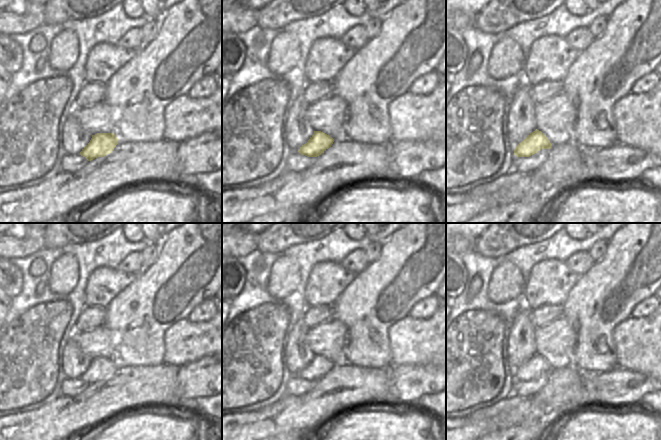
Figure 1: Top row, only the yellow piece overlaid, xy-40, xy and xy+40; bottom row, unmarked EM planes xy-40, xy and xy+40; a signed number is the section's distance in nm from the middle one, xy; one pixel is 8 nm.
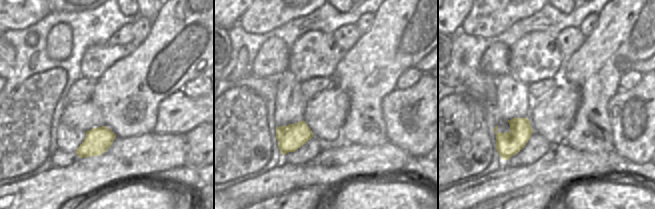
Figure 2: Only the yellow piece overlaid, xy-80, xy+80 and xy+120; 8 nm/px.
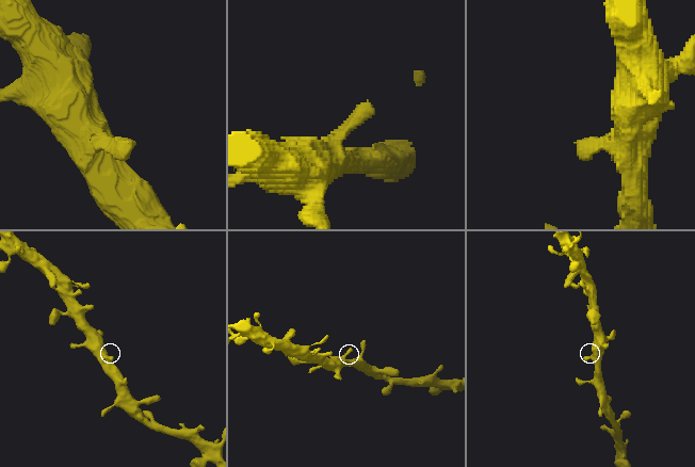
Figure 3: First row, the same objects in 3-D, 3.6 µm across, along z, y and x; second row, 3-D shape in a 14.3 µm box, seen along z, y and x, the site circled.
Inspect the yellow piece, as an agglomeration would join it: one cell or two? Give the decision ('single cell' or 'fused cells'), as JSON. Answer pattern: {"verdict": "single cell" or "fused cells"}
{"verdict": "single cell"}

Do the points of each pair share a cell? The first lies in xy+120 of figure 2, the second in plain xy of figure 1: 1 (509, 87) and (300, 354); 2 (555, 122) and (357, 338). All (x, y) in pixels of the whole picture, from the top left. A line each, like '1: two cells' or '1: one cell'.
1: one cell
2: two cells

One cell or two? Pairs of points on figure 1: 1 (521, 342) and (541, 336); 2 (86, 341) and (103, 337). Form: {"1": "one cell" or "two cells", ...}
{"1": "two cells", "2": "one cell"}

